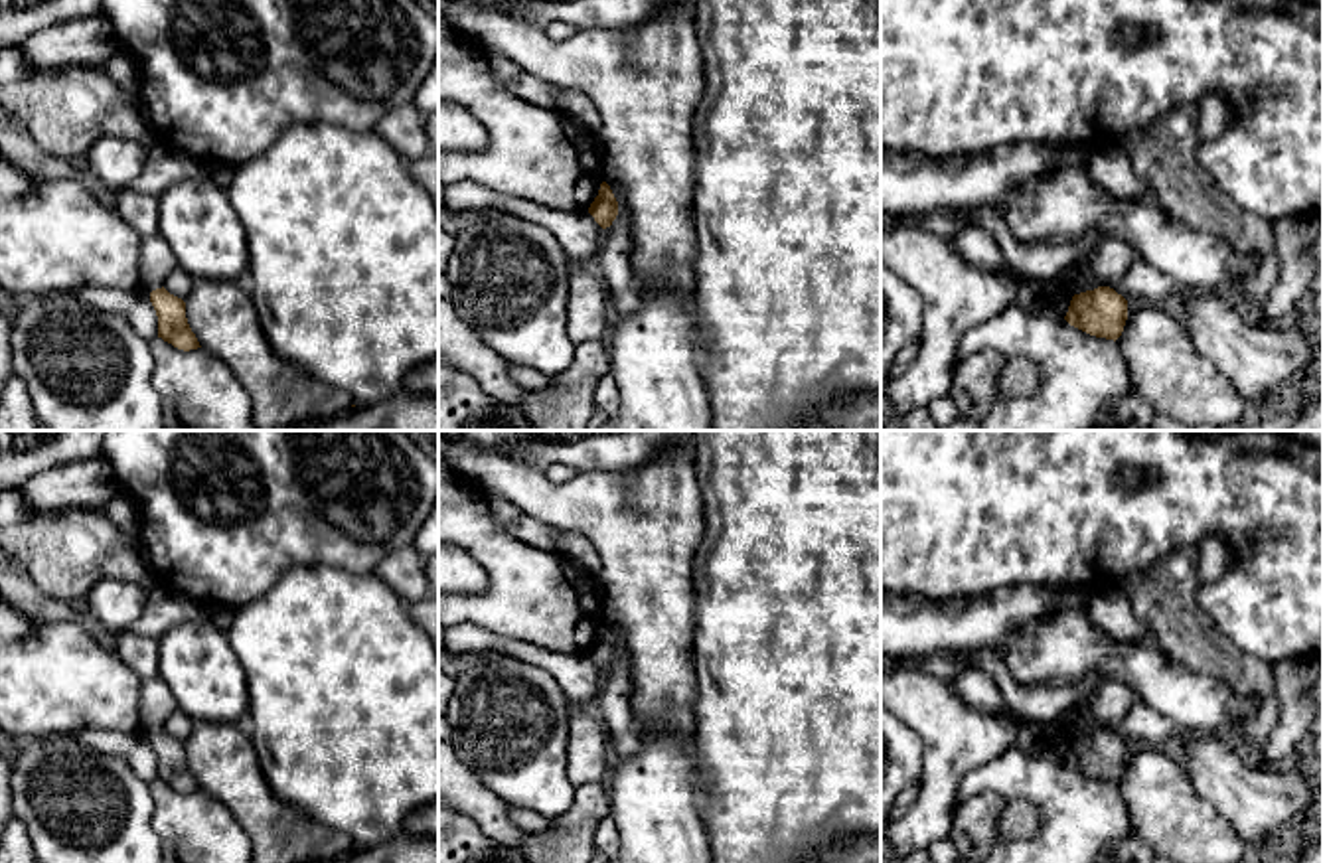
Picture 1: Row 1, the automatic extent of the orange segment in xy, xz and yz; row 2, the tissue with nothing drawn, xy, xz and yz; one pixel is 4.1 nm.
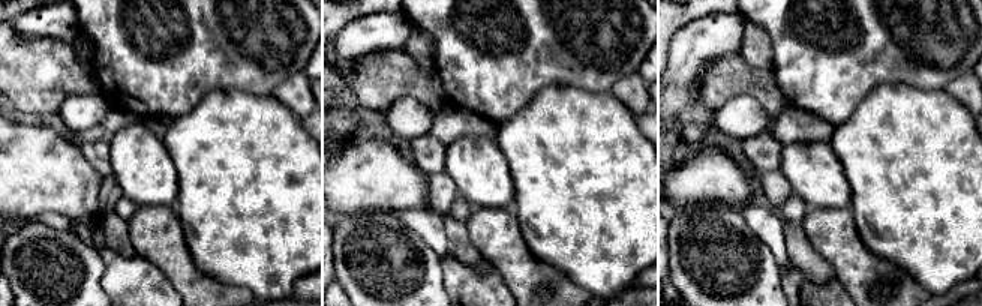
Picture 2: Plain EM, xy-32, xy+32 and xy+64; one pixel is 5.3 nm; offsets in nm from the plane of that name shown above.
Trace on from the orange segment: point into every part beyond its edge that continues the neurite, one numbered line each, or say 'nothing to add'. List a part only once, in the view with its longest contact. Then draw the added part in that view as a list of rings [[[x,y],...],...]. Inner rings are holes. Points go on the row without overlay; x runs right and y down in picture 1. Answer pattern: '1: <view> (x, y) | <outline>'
nothing to add

